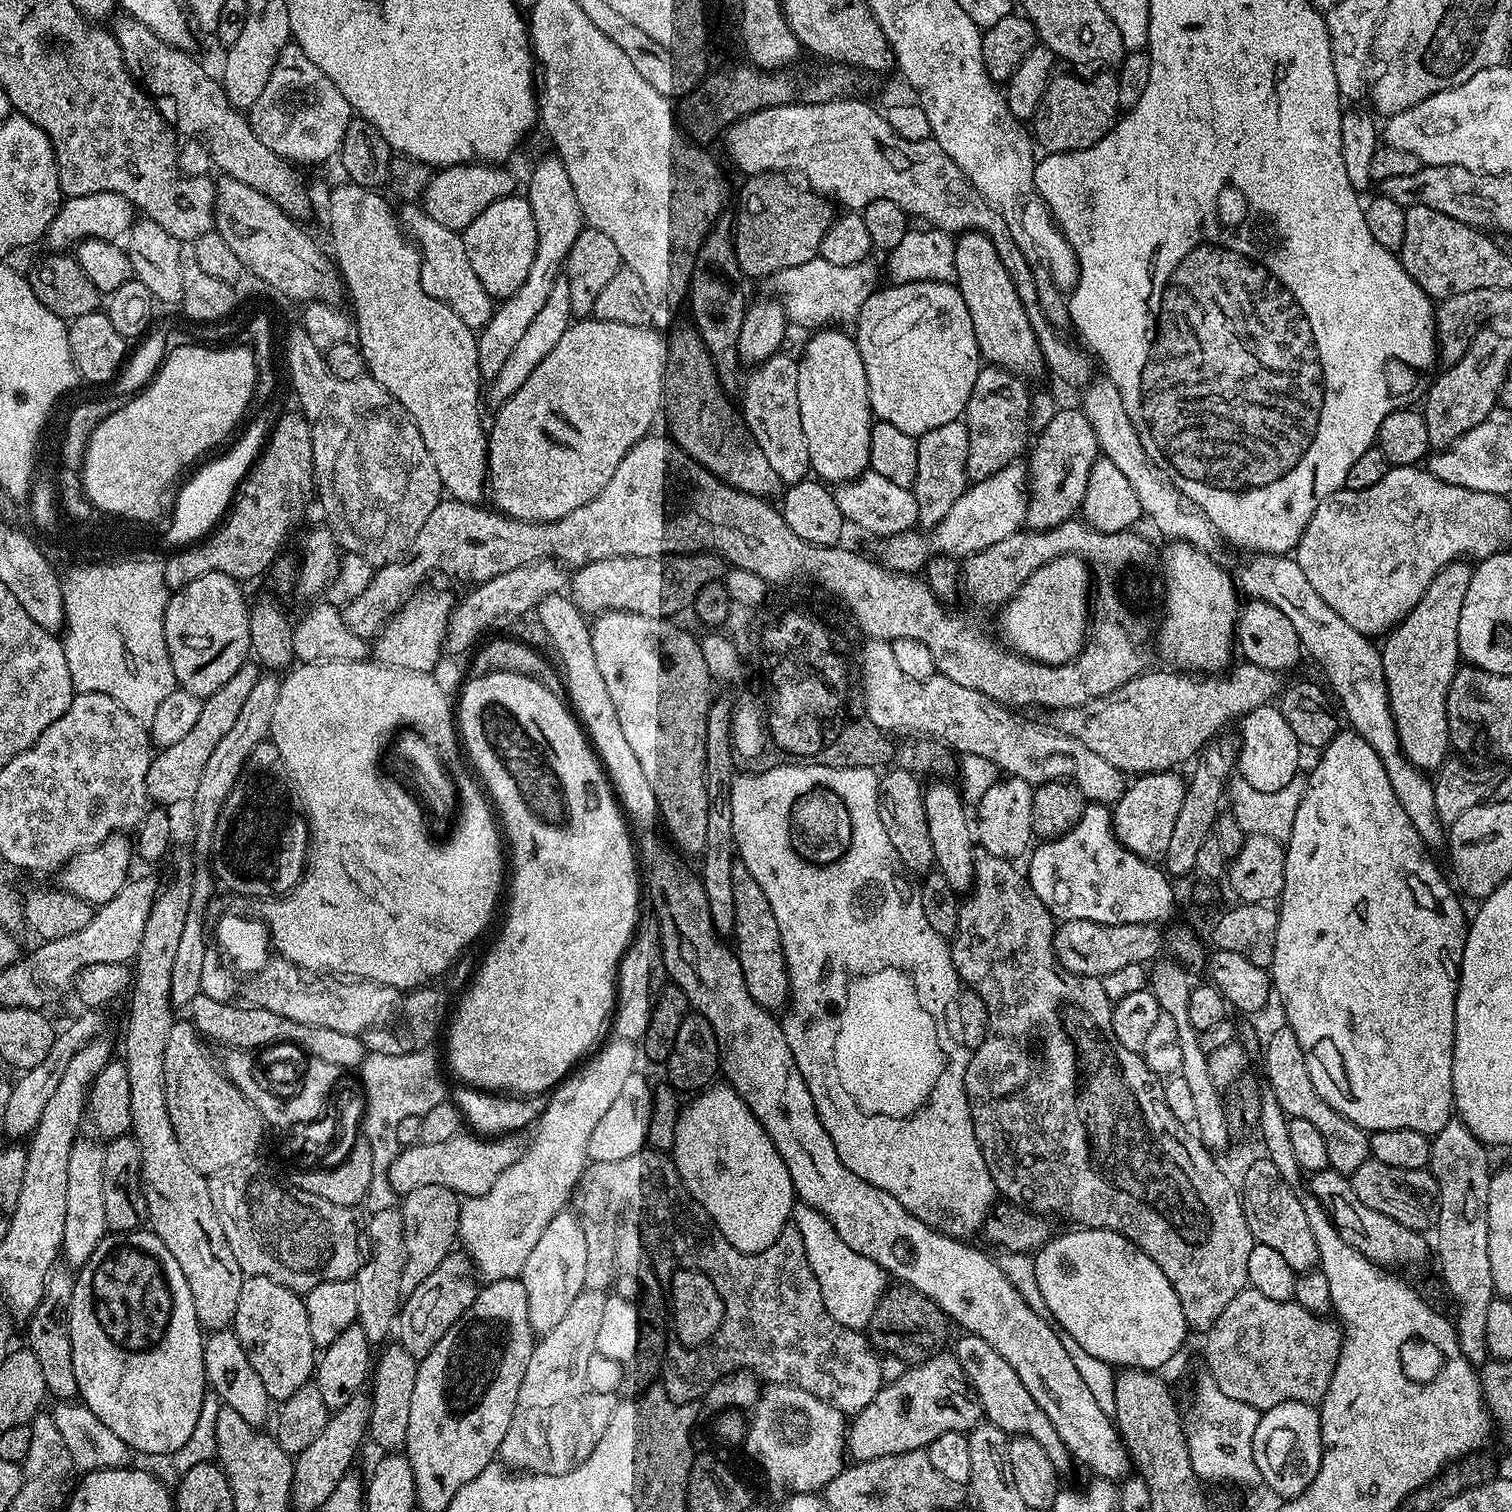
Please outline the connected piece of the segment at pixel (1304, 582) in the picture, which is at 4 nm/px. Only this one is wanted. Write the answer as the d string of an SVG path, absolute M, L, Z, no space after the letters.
M1258 552L1249 555L1247 559L1248 561L1241 566L1240 573L1235 573L1234 576L1239 591L1245 597L1270 602L1270 606L1282 610L1282 614L1286 614L1286 618L1290 618L1294 630L1298 630L1301 649L1307 655L1309 652L1320 663L1320 668L1324 671L1325 678L1328 679L1329 685L1327 684L1327 687L1330 689L1331 695L1335 697L1338 704L1338 699L1340 699L1341 705L1339 704L1339 707L1342 712L1342 707L1344 707L1344 712L1348 715L1349 722L1352 723L1349 724L1351 731L1366 738L1366 742L1370 742L1370 746L1374 746L1374 754L1378 754L1378 758L1382 758L1382 766L1386 766L1386 778L1390 778L1390 786L1394 786L1394 794L1398 794L1398 802L1402 806L1402 810L1406 810L1406 818L1410 818L1410 822L1414 822L1414 830L1418 830L1425 846L1432 850L1435 848L1443 849L1446 844L1446 826L1438 818L1438 810L1434 806L1433 781L1404 757L1404 752L1398 742L1398 730L1394 726L1394 718L1388 701L1388 687L1384 681L1384 667L1380 657L1381 649L1377 645L1375 648L1372 645L1375 643L1369 637L1354 630L1354 626L1350 626L1350 622L1346 622L1339 614L1334 614L1334 610L1330 610L1330 606L1326 606L1326 602L1322 602L1320 595L1314 591L1314 586L1310 586L1310 581L1306 579L1302 566L1298 566L1298 562L1291 555L1271 556L1265 552Z

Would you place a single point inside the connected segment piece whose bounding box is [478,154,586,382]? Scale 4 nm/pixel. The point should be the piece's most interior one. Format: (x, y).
(557, 217)

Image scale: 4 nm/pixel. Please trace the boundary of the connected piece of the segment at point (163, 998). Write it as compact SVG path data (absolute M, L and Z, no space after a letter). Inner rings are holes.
M191 851L175 852L170 856L172 881L156 893L134 961L134 983L130 989L132 1005L128 1008L128 1025L124 1028L122 1059L130 1078L130 1135L140 1147L140 1183L144 1185L148 1203L147 1223L151 1231L166 1242L166 1250L174 1254L178 1266L182 1266L201 1329L214 1333L227 1329L235 1321L238 1294L242 1294L242 1282L246 1277L234 1254L230 1254L226 1234L222 1234L222 1222L218 1222L218 1214L214 1214L208 1176L190 1166L182 1146L178 1146L166 1106L166 1042L174 1023L171 974L190 905L194 867Z

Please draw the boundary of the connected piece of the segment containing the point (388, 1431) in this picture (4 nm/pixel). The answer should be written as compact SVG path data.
M398 1342L381 1347L375 1357L374 1367L370 1373L372 1405L367 1435L378 1447L384 1448L380 1450L385 1453L392 1454L403 1449L406 1442L406 1430L410 1430L410 1401L414 1394L417 1363L417 1357L408 1353Z

